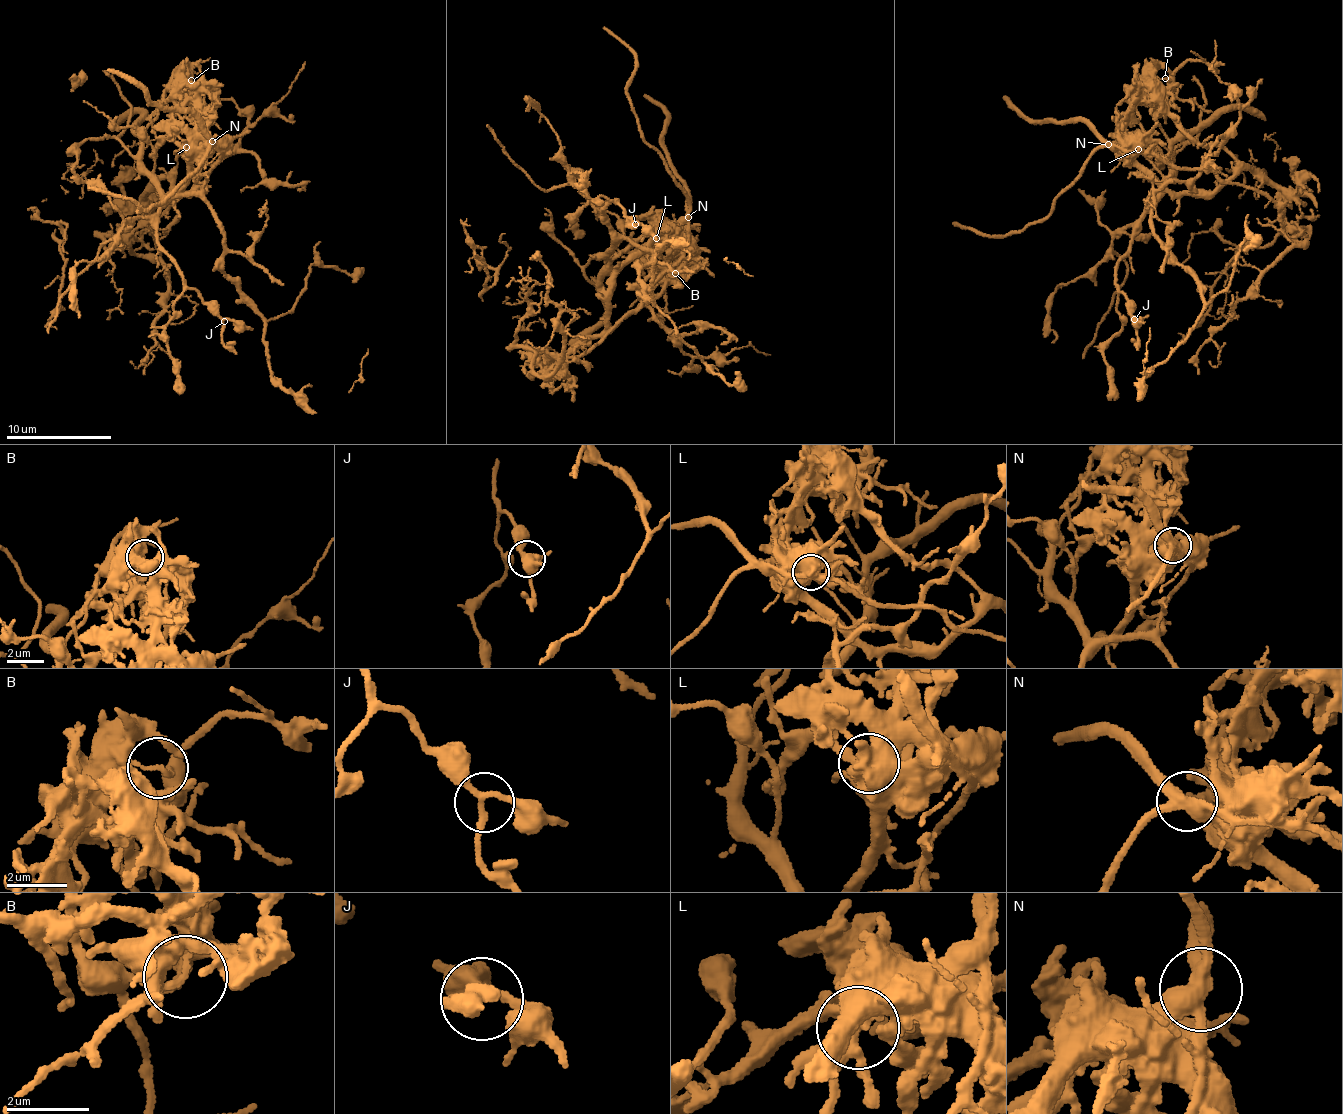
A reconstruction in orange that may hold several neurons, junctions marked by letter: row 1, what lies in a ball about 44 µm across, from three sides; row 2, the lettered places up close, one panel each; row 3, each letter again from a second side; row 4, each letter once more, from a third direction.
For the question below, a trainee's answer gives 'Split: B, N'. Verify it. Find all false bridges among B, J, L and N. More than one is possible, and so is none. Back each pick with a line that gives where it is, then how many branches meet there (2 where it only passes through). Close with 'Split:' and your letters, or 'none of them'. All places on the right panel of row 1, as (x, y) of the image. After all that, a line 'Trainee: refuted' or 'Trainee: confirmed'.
B: (1165, 78) | 2
N: (1108, 144) | 4
Split: B, N
Trainee: confirmed

